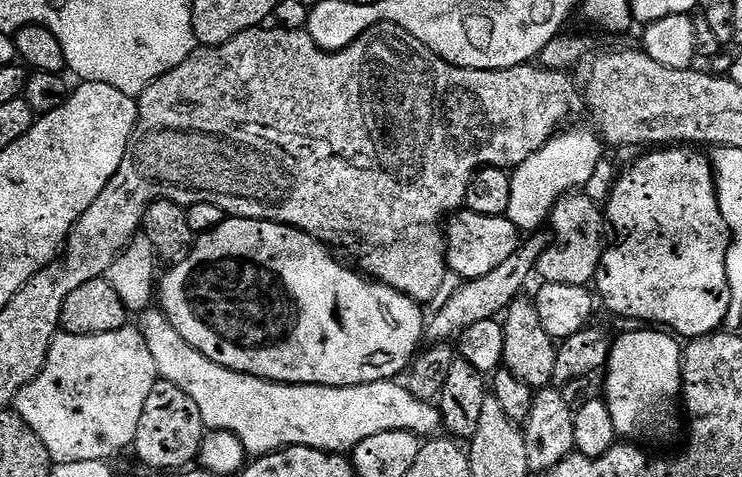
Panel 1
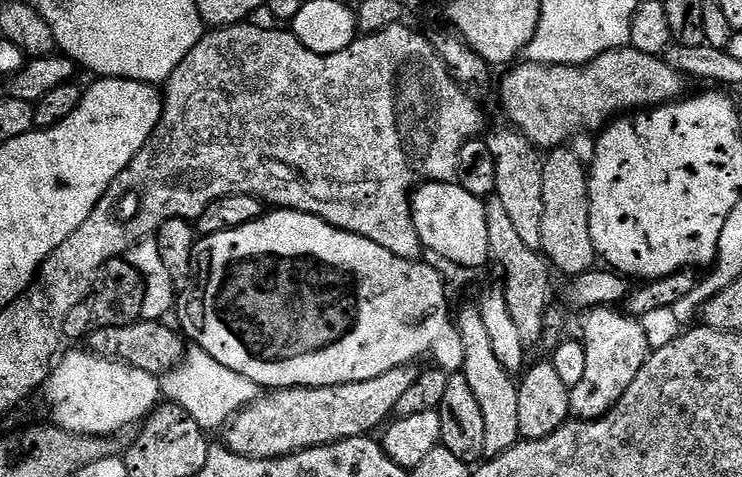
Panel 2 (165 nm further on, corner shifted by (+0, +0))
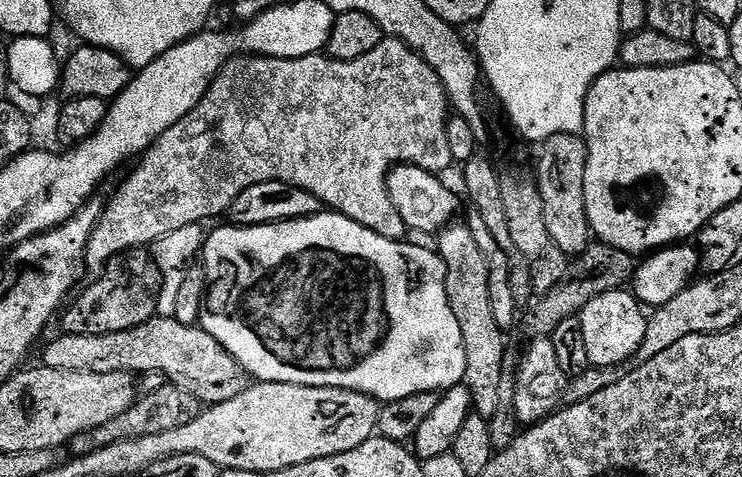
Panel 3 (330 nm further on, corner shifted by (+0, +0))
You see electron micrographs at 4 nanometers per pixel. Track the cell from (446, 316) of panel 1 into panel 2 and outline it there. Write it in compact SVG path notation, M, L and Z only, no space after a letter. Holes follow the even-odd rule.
M404 364L366 382L335 384L329 388L281 388L269 391L232 417L223 433L223 443L239 456L273 460L279 456L292 456L307 448L367 436L375 433L375 428L379 429L395 413L398 401L420 374L421 369L416 364Z

